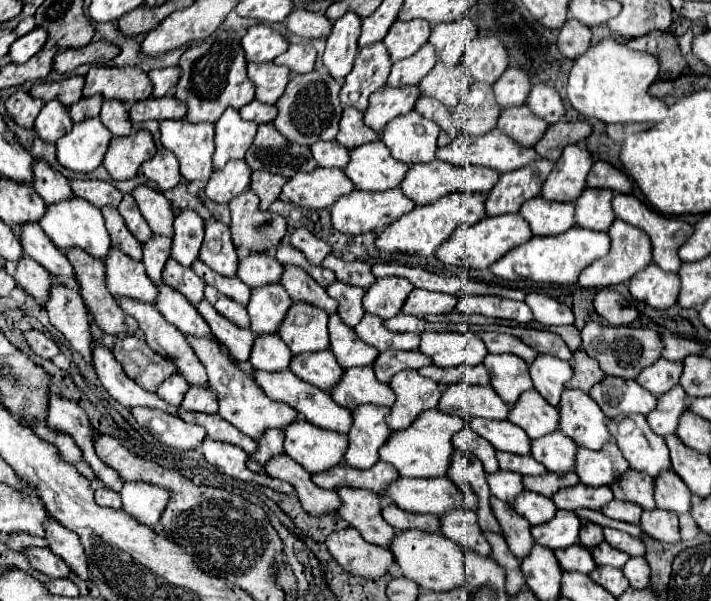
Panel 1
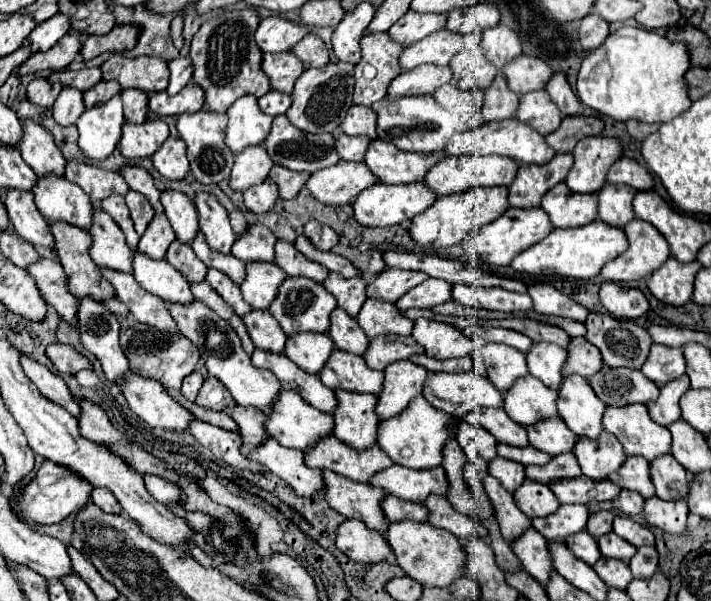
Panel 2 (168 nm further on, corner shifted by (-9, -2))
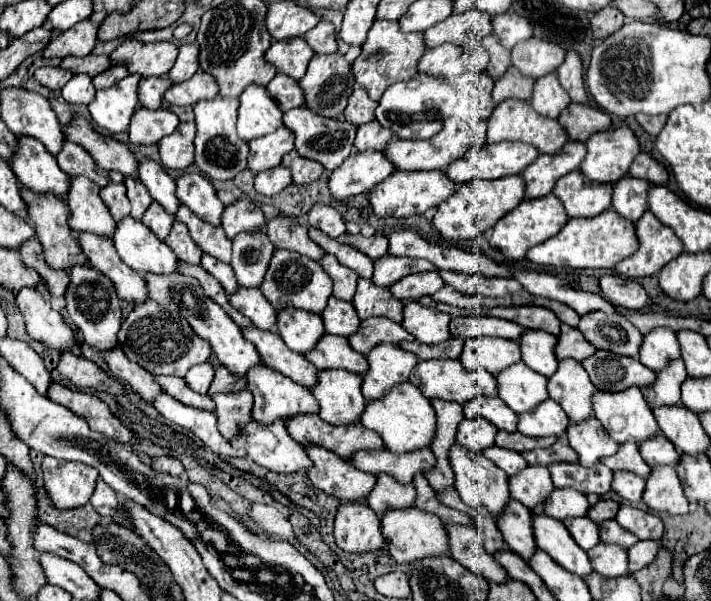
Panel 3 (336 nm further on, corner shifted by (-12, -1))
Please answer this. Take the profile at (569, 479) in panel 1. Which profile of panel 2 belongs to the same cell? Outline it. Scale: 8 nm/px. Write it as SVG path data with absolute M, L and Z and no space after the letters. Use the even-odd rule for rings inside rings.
M563 453L563 455L555 455L549 461L549 465L525 467L525 473L533 481L549 485L553 479L573 479L573 477L579 477L581 469L579 469L579 463L577 463L573 453Z

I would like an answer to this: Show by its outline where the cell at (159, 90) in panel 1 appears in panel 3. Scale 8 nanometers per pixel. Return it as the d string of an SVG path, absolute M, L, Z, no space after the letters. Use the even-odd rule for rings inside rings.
M182 44L178 60L172 66L172 70L168 72L168 76L172 78L172 82L184 82L184 80L192 78L196 74L196 70L198 70L198 46Z

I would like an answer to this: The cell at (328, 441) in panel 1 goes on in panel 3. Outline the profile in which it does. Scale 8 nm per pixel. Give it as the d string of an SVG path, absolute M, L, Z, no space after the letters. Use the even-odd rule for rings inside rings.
M260 364L248 370L248 390L254 396L254 408L252 418L262 424L270 424L274 420L286 420L296 414L318 414L318 402L312 396L312 392L296 382L292 382L288 376L282 376L280 372Z

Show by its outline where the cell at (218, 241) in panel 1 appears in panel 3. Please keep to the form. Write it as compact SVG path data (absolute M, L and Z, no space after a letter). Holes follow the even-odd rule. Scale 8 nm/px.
M200 172L182 174L176 178L176 196L182 204L186 204L198 218L220 226L220 216L224 212L224 204L218 200L212 182Z

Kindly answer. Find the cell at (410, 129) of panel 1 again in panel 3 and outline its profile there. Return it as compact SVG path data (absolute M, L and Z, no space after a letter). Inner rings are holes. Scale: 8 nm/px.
M416 74L408 82L396 82L394 86L388 86L388 90L382 94L380 104L376 108L376 120L390 128L394 134L406 140L426 140L438 134L444 126L444 120L452 114L456 90L450 86L444 78L432 78L428 74Z

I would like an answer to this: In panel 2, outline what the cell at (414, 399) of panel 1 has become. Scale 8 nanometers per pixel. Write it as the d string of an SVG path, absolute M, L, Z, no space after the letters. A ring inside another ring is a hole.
M397 361L385 369L385 387L379 395L377 415L381 419L393 419L409 403L413 397L423 393L423 385L427 379L427 371L411 361Z

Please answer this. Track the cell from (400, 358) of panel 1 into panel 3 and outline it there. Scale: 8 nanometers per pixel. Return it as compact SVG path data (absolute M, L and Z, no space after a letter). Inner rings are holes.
M366 318L360 322L360 330L356 334L348 336L348 342L352 348L360 354L368 354L370 348L374 348L380 342L390 342L390 324L392 320L388 318Z

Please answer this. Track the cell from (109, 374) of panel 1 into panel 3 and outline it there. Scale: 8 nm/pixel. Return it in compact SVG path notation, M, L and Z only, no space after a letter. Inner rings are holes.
M88 264L72 266L68 276L70 276L70 284L64 294L64 300L66 300L66 312L68 312L70 320L84 334L84 340L92 348L96 348L100 352L114 348L118 342L116 334L122 324L122 314L120 314L120 300L116 296L112 280Z

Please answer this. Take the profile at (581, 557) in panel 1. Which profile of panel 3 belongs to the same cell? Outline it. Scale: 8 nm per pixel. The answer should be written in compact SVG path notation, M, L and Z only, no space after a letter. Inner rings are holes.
M580 516L580 518L568 518L568 522L564 522L564 526L568 528L568 532L572 534L572 538L576 540L576 544L582 550L590 550L600 542L598 536L598 526L596 522L592 522L588 516Z

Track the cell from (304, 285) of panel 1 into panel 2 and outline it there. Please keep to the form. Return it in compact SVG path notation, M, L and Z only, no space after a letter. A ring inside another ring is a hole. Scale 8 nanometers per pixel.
M277 241L275 243L275 257L277 257L277 265L287 273L287 277L307 277L307 279L313 279L315 283L323 285L323 281L329 273L319 263L313 263L313 261L305 259L293 247L293 243L287 243L287 241Z

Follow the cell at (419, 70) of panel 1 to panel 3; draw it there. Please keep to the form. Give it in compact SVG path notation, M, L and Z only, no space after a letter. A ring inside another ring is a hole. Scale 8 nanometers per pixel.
M468 10L462 14L452 14L444 22L432 26L430 30L424 32L424 38L428 48L440 46L444 42L468 48L470 44L482 40L490 32L492 32L490 14L484 14L484 10Z

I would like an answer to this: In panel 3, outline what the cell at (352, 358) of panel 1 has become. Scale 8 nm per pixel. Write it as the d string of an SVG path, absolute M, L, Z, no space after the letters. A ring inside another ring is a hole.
M334 296L328 298L328 306L324 308L322 322L324 322L324 330L328 334L338 334L338 336L350 336L360 326L360 318L358 318L352 302L344 302Z

